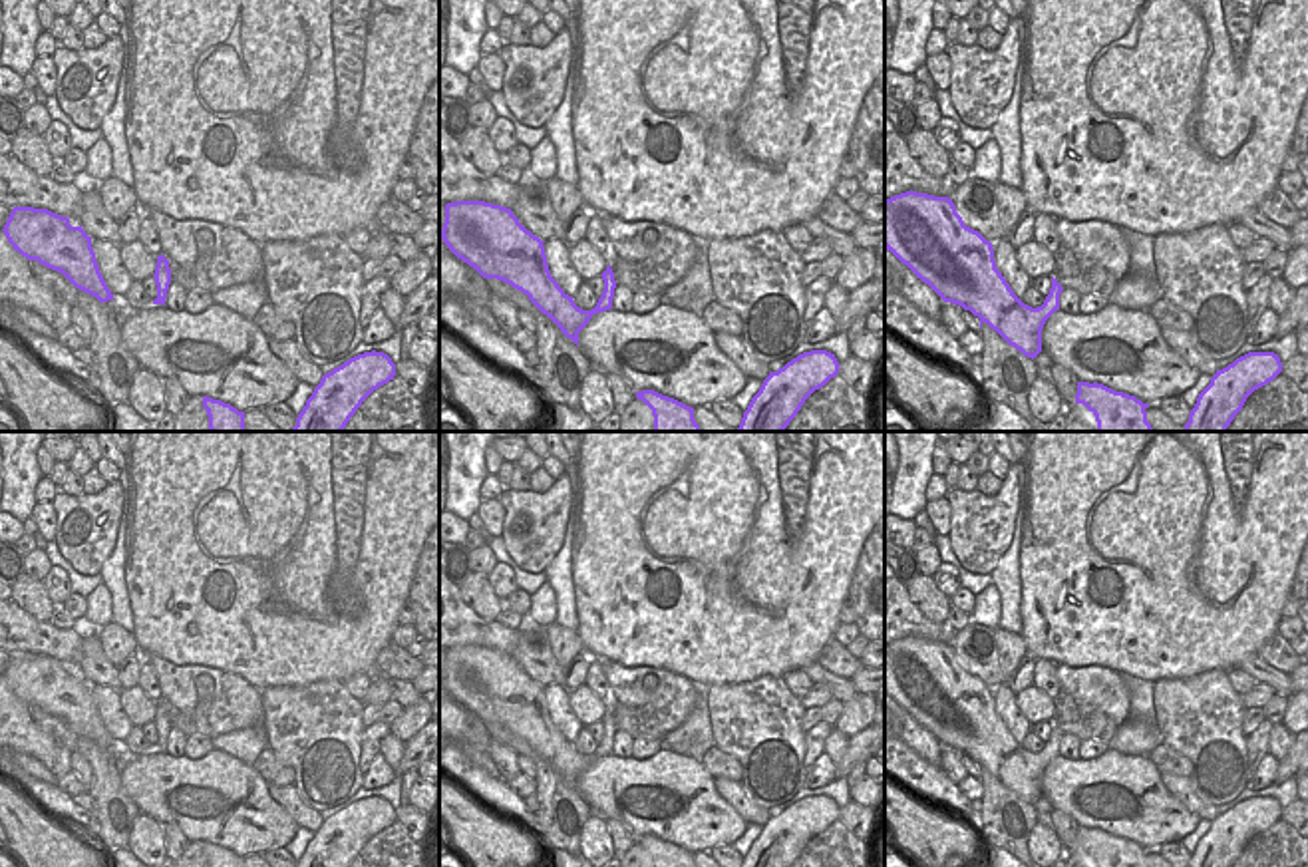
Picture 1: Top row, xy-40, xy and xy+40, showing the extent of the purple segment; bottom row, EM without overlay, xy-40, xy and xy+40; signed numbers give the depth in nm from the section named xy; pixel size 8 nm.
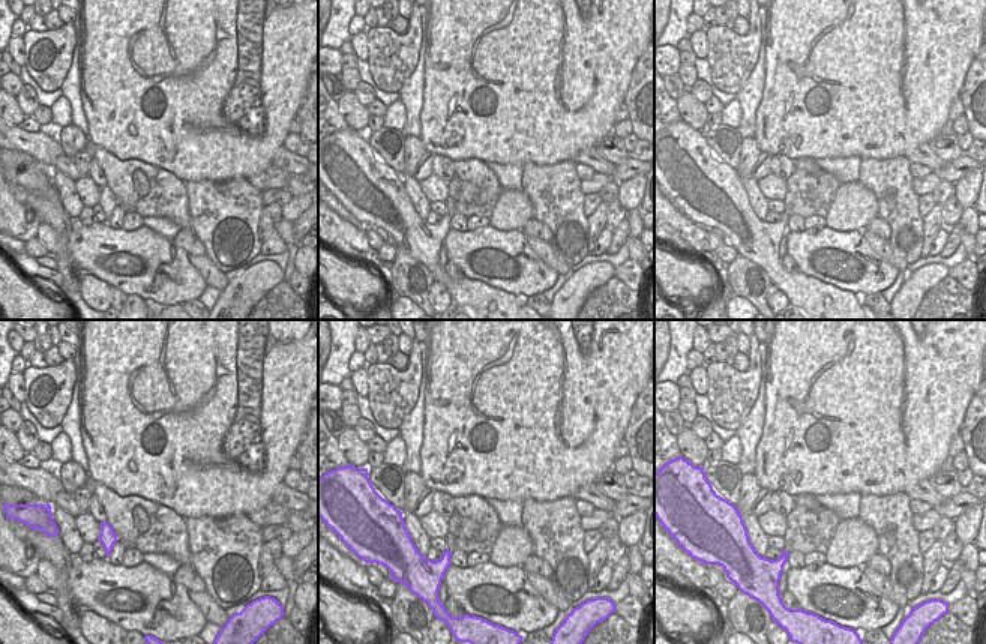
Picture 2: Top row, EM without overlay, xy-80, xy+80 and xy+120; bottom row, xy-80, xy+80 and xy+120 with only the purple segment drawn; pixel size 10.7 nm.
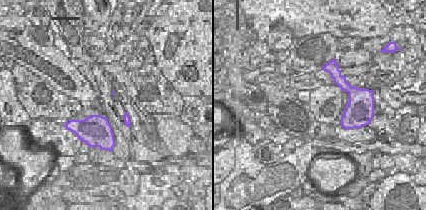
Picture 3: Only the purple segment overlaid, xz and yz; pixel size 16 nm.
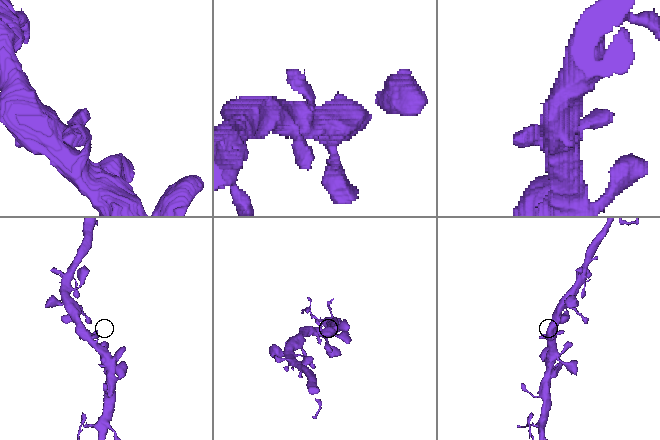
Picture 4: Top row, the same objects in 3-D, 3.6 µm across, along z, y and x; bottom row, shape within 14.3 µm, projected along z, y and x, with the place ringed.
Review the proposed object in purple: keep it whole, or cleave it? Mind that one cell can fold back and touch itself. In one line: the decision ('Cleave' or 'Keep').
Keep.

